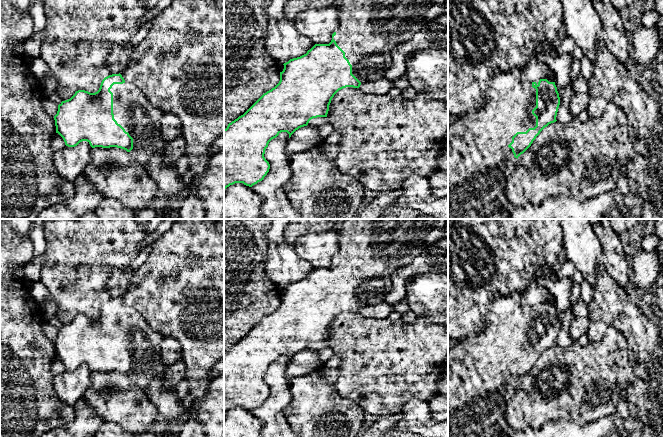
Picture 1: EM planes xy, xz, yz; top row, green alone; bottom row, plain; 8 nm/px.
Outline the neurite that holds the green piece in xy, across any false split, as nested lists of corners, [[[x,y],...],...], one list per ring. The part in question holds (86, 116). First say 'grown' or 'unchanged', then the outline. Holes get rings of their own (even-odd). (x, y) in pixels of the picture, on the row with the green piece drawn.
grown; [[[119,73],[105,77],[99,90],[95,93],[78,90],[70,99],[62,101],[58,105],[54,120],[56,133],[63,138],[66,146],[75,147],[80,142],[87,141],[92,148],[121,148],[126,150],[134,160],[140,162],[146,169],[147,163],[153,155],[165,152],[167,141],[161,133],[162,115],[162,111],[155,108],[134,84],[125,81]]]

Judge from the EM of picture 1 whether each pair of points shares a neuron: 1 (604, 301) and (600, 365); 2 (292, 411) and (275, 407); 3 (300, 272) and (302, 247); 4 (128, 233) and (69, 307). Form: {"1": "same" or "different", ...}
{"1": "different", "2": "different", "3": "different", "4": "same"}

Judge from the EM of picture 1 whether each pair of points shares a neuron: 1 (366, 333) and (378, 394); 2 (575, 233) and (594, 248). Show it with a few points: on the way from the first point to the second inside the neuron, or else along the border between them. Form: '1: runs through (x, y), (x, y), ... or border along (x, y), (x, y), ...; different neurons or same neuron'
1: runs through (369, 348), (378, 357), (378, 379); same neuron
2: runs through (579, 238), (589, 248); same neuron

